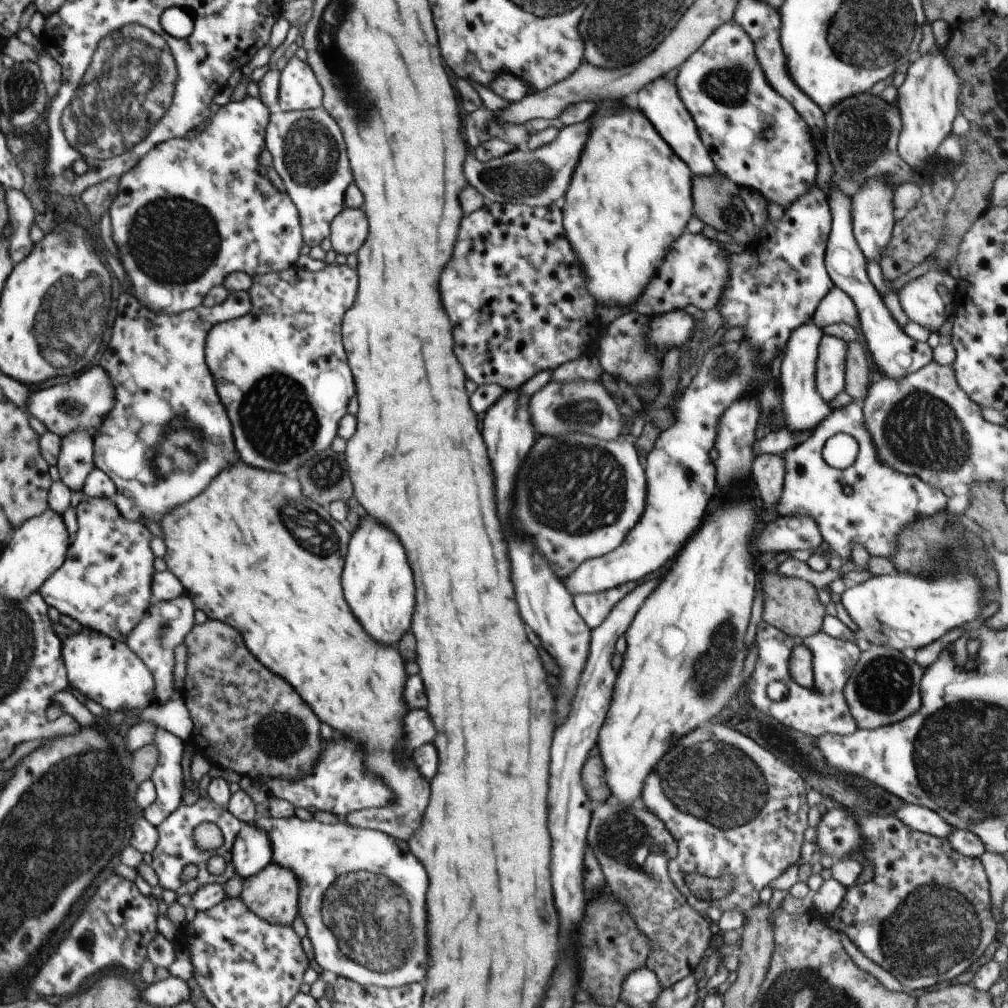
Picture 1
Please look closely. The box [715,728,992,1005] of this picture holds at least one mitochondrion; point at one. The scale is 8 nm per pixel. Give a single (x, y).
(935, 931)

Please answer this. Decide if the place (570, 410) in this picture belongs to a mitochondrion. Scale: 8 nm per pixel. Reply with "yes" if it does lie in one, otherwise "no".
yes

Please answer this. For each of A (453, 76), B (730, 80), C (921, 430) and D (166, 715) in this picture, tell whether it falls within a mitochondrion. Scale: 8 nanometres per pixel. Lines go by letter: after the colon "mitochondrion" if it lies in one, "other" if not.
A: other
B: mitochondrion
C: mitochondrion
D: other

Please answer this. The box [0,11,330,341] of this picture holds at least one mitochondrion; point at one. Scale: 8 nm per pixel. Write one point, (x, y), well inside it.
(128, 85)

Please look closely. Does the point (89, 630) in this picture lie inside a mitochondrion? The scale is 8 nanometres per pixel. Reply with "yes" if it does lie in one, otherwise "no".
no

